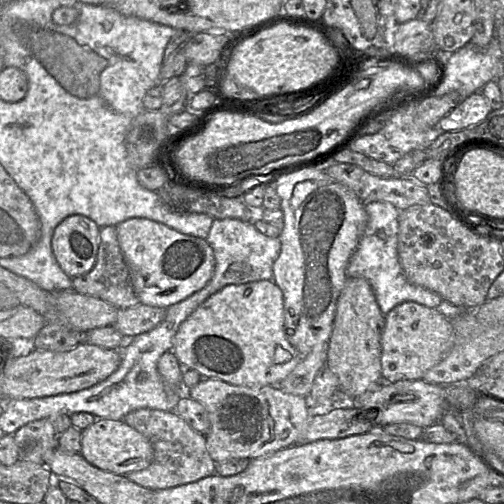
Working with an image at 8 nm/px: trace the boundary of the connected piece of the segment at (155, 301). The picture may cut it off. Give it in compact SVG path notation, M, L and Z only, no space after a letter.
M129 218L116 225L120 249L130 271L130 282L140 303L167 308L203 288L215 269L215 257L206 239L183 234L147 218Z

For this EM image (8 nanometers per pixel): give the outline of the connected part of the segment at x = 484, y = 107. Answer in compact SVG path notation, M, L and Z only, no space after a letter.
M481 91L470 95L441 118L437 131L451 132L477 125L493 111Z

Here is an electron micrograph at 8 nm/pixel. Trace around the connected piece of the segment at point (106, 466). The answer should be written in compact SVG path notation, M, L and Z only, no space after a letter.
M97 419L82 431L81 455L91 465L116 475L124 475L146 469L153 460L153 447L140 432L123 420Z

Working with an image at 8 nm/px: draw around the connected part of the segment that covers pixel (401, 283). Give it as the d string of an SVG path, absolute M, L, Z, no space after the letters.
M380 201L365 203L364 209L367 214L367 223L363 235L357 245L357 248L355 249L348 262L346 268L346 276L347 278L363 278L370 284L380 311L384 315L386 315L392 308L394 308L398 304L408 301L416 302L429 308L436 308L447 319L453 319L463 313L468 312L469 310L475 310L456 306L446 300L442 300L442 298L437 293L432 292L424 287L410 283L404 276L404 273L401 269L397 252L399 210L388 202Z

